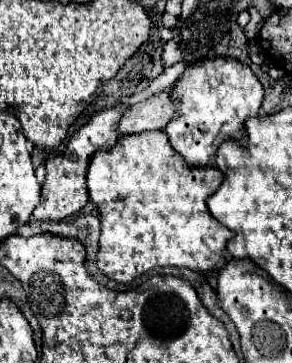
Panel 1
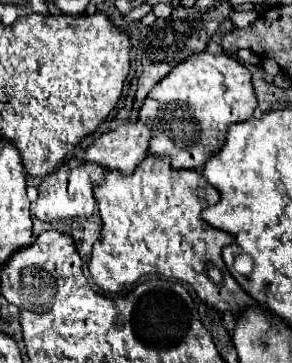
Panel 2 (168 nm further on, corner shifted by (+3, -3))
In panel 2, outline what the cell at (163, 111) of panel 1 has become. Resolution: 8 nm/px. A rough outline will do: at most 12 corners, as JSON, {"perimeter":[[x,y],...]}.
{"perimeter":[[128,120],[100,134],[84,160],[134,172],[152,128]]}

